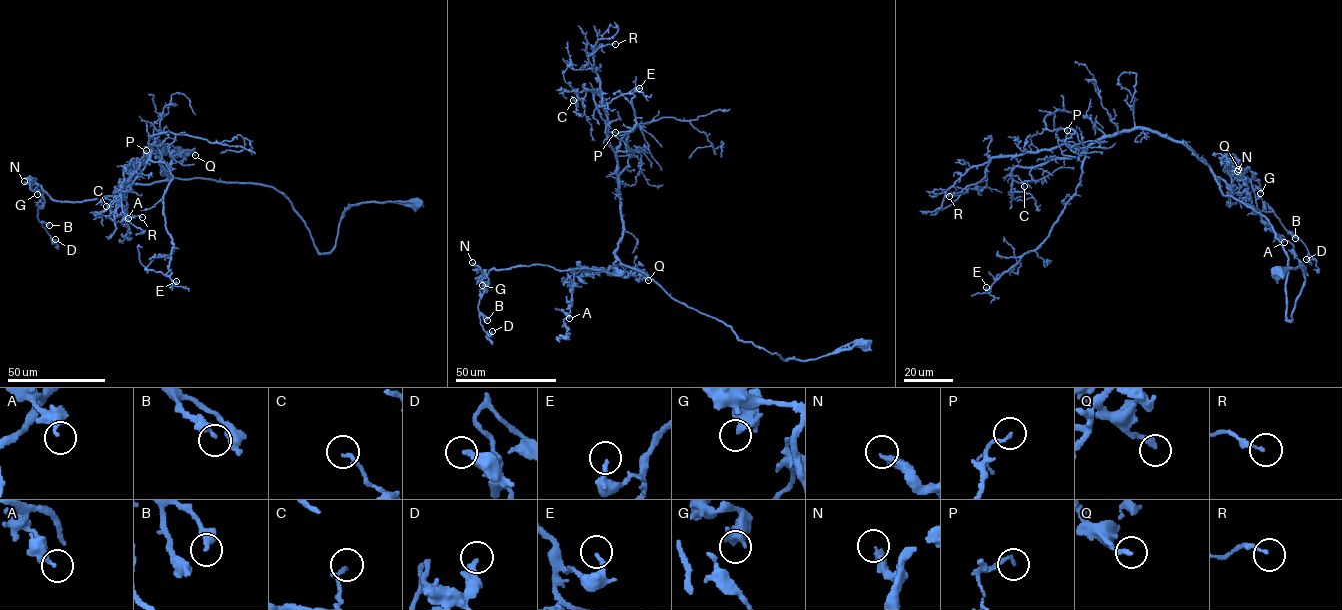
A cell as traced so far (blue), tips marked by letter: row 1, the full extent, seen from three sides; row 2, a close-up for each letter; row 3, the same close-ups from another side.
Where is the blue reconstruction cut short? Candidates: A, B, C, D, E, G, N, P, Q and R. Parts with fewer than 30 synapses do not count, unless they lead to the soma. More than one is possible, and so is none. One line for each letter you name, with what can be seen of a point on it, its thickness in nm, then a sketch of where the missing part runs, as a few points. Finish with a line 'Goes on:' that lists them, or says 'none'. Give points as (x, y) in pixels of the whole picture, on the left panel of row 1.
N: at (24, 181); 300 nm thick
Goes on: N

